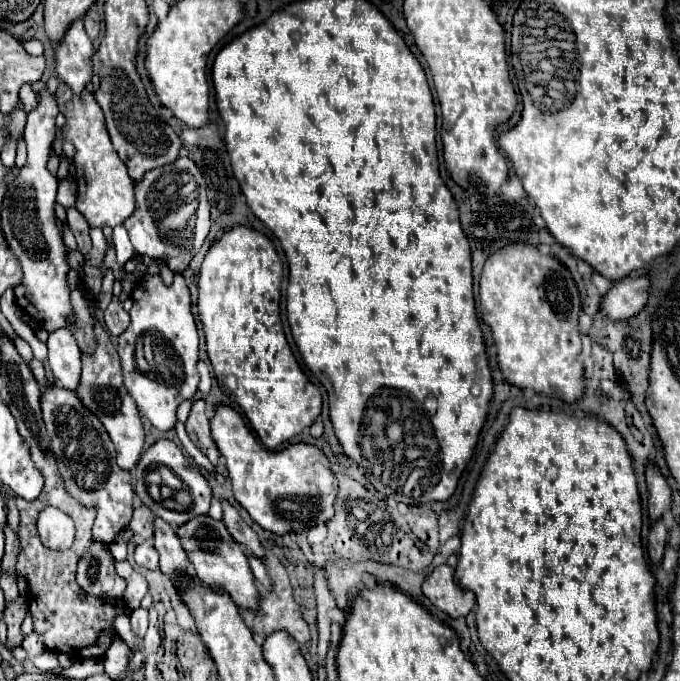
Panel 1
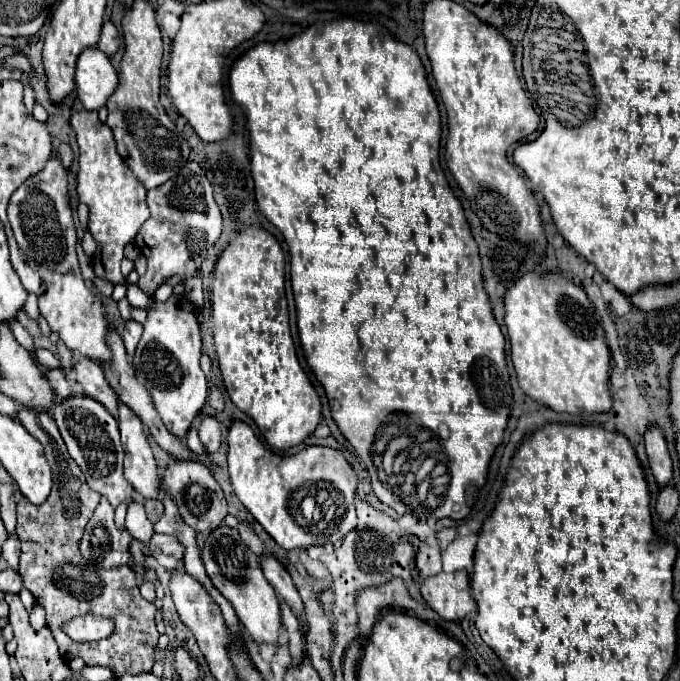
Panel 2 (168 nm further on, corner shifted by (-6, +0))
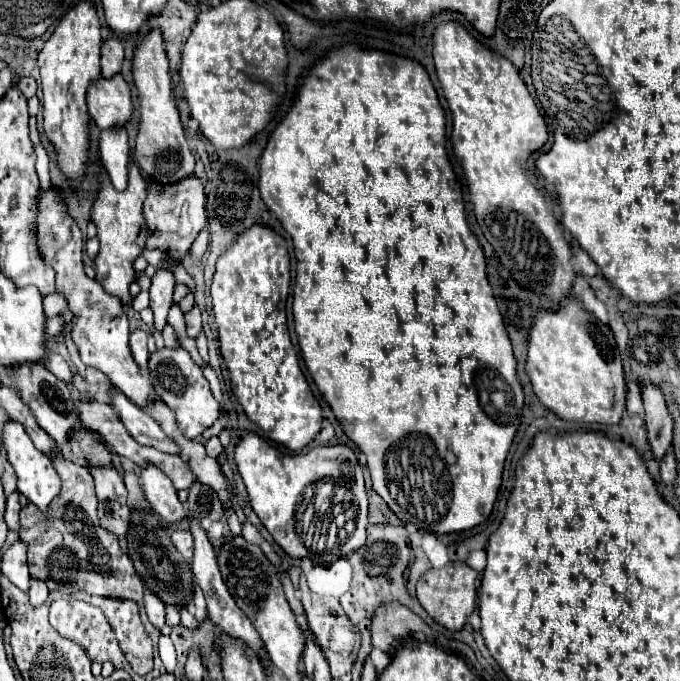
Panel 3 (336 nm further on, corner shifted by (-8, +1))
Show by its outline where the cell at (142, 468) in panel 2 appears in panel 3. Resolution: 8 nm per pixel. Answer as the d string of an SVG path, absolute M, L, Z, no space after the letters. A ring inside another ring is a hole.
M149 464L141 468L139 478L141 478L141 488L149 504L167 524L177 524L187 516L187 510L181 504L173 482L159 468Z

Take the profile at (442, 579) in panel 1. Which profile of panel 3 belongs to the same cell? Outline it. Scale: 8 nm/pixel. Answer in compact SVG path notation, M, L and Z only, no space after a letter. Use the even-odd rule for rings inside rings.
M453 562L453 572L449 568L441 570L427 570L419 582L417 582L417 598L425 612L443 628L455 632L461 630L467 624L467 618L475 610L475 598L477 598L477 572L467 566L465 562Z

